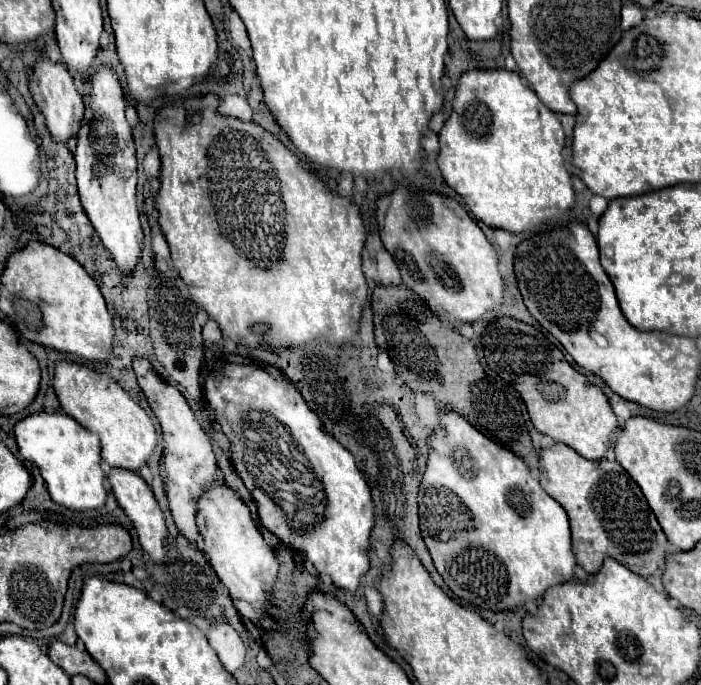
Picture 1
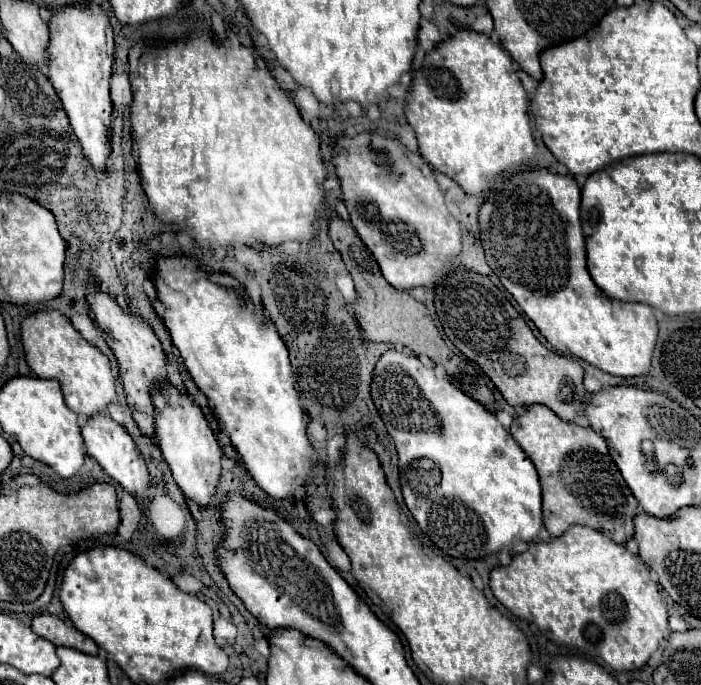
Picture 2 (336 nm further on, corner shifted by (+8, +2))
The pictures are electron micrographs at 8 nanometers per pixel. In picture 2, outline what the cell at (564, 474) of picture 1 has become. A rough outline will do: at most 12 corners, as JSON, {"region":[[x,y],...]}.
{"region":[[546,406],[510,434],[538,470],[552,538],[618,544],[638,500],[592,428]]}

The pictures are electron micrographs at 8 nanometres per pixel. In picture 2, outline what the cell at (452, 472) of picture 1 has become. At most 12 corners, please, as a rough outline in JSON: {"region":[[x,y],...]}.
{"region":[[388,350],[374,404],[420,530],[480,560],[538,540],[532,460]]}

